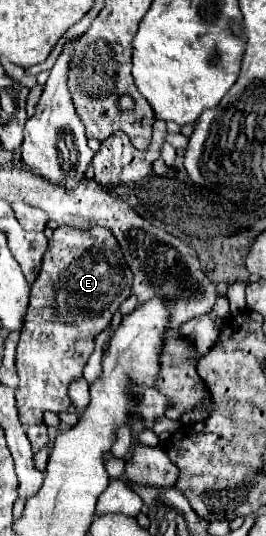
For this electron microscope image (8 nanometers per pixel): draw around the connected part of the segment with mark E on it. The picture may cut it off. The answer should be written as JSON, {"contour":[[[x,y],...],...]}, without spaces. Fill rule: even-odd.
{"contour":[[[60,226],[54,230],[50,238],[50,246],[42,260],[42,270],[32,284],[30,294],[30,308],[26,312],[22,336],[16,350],[16,370],[20,376],[20,384],[16,390],[16,406],[20,414],[20,422],[24,426],[40,424],[42,412],[62,412],[68,410],[68,382],[82,376],[82,370],[94,350],[94,336],[100,334],[106,324],[112,320],[114,312],[120,304],[132,294],[134,274],[130,272],[128,264],[124,262],[120,244],[114,240],[110,228],[92,228],[92,230],[78,230]]]}

